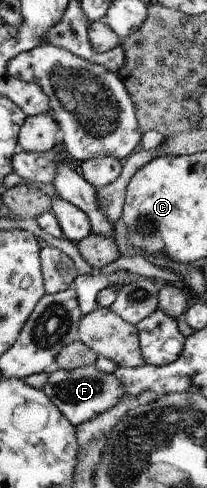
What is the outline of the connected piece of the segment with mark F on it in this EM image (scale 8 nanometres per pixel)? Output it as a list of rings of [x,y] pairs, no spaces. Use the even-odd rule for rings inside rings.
[[[95,364],[87,367],[75,368],[72,370],[59,369],[50,373],[48,380],[42,387],[43,393],[50,397],[51,401],[65,414],[74,424],[81,425],[95,419],[99,413],[109,411],[117,405],[121,397],[125,397],[125,387],[123,383],[113,374],[101,373]]]

